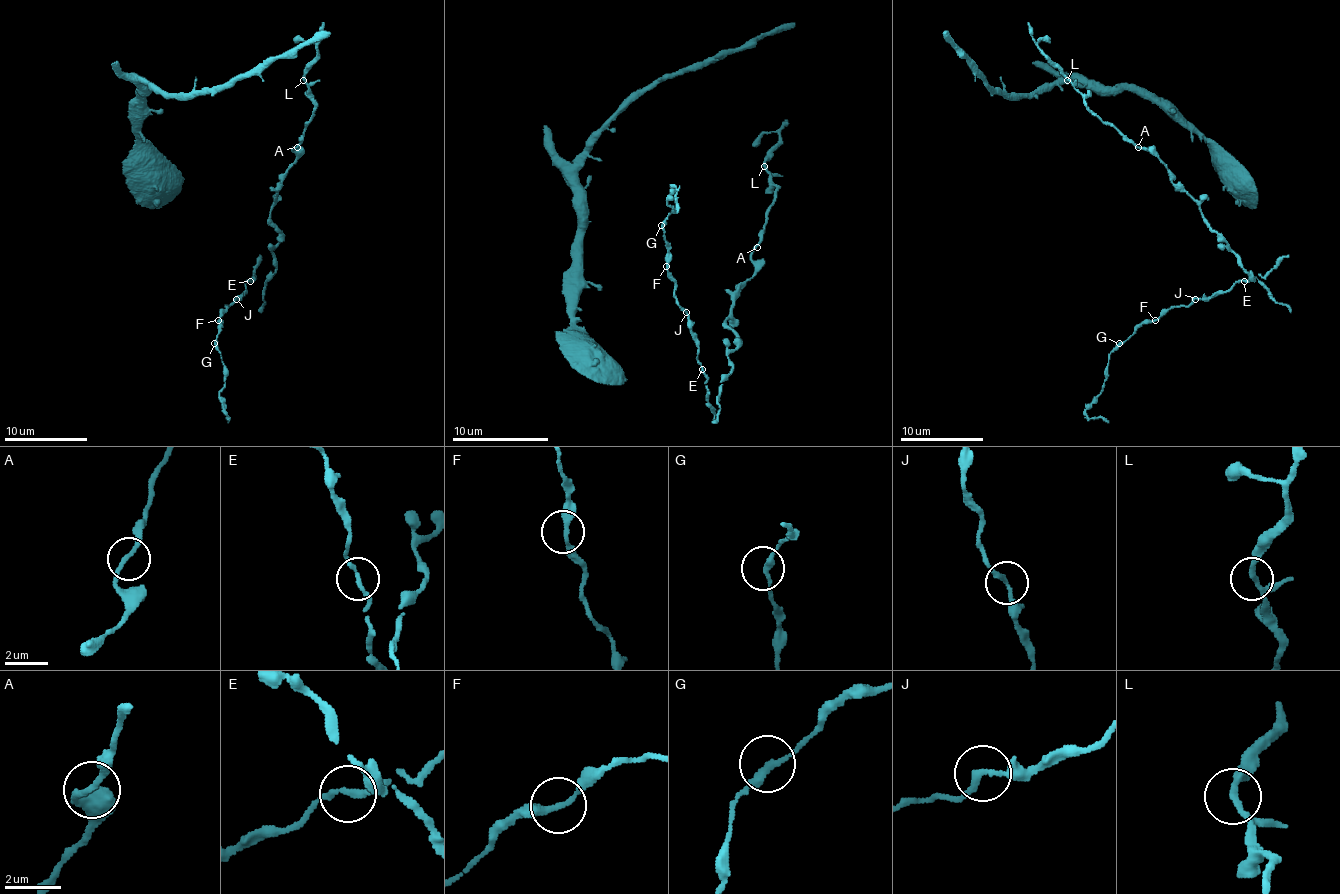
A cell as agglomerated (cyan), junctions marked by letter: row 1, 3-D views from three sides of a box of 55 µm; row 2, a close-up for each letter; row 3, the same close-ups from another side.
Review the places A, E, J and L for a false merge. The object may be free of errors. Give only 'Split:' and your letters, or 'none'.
Split: none

